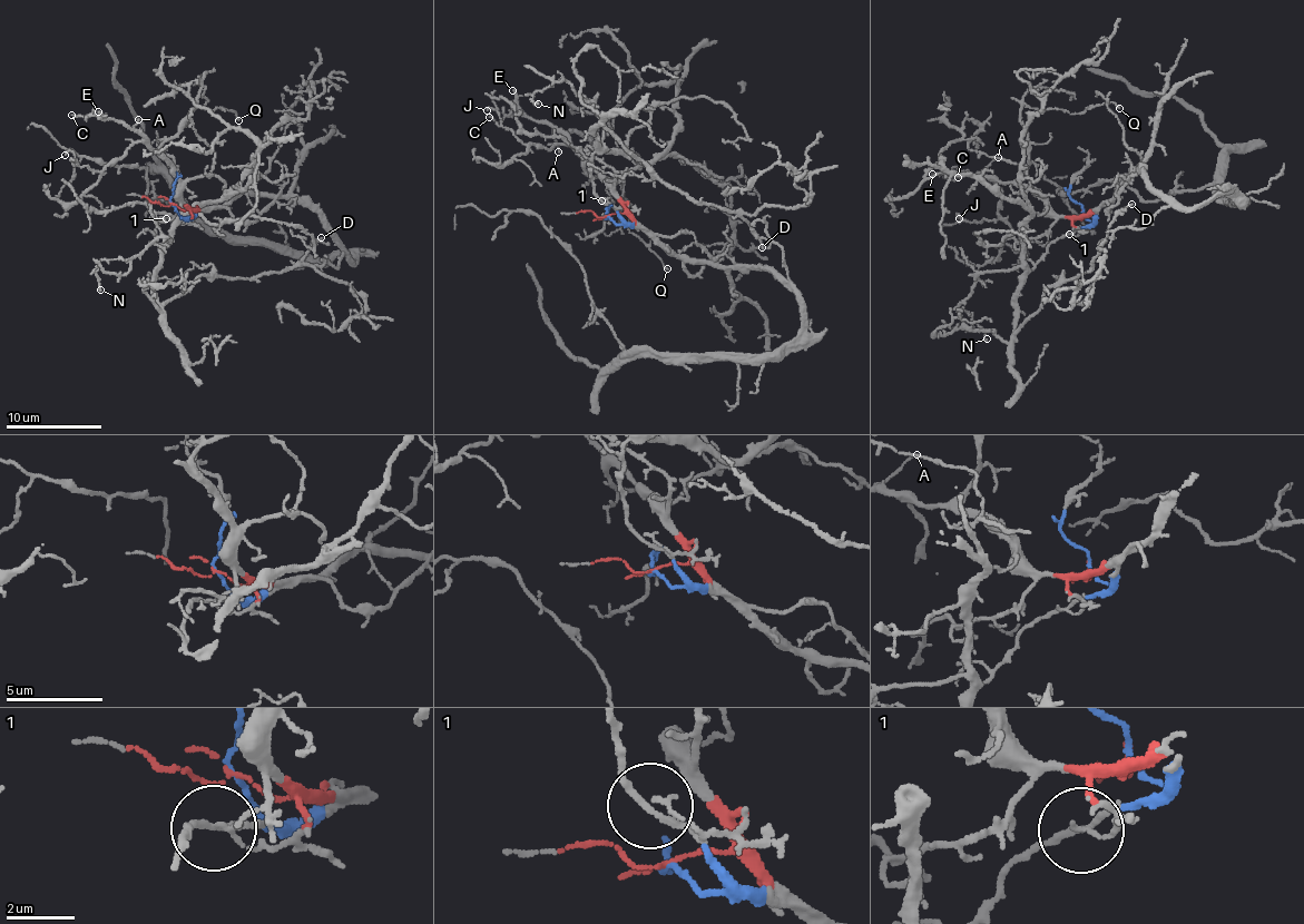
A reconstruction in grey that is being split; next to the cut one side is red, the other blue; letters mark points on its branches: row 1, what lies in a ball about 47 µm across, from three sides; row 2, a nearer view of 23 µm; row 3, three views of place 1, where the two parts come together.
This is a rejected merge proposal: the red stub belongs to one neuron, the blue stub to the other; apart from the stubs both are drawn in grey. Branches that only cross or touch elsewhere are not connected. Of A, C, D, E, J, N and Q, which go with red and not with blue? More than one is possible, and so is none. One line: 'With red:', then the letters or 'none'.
With red: A, C, E, J, Q

